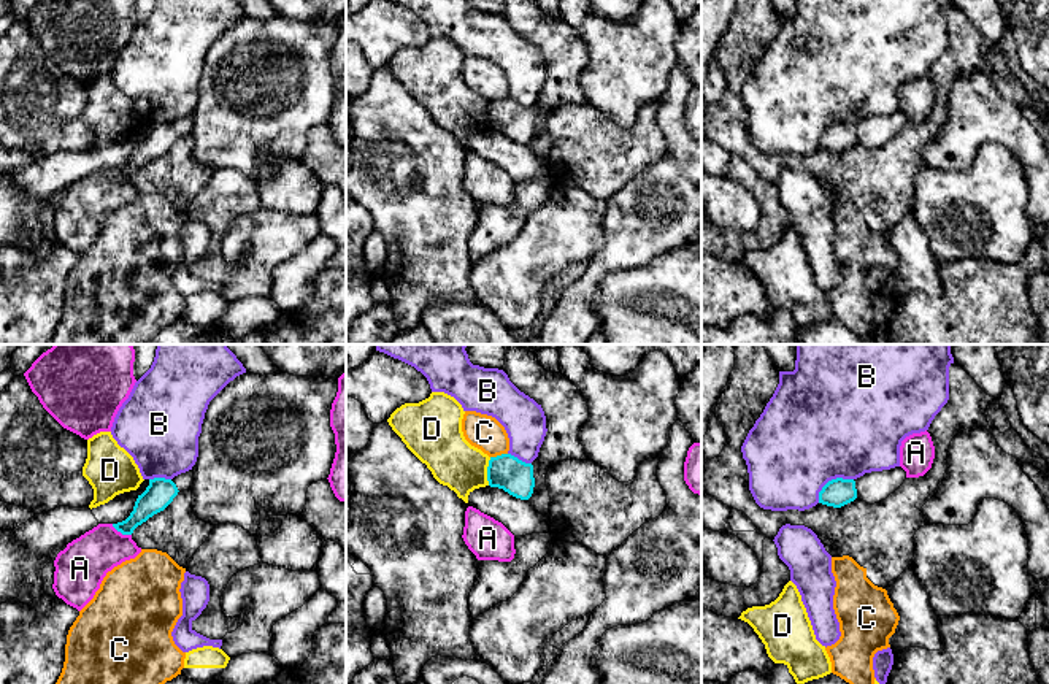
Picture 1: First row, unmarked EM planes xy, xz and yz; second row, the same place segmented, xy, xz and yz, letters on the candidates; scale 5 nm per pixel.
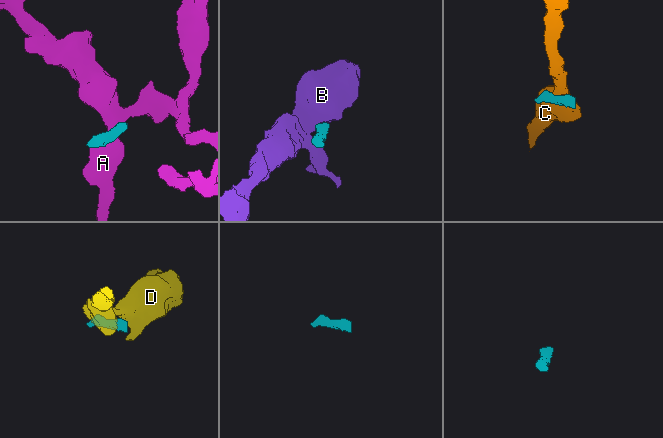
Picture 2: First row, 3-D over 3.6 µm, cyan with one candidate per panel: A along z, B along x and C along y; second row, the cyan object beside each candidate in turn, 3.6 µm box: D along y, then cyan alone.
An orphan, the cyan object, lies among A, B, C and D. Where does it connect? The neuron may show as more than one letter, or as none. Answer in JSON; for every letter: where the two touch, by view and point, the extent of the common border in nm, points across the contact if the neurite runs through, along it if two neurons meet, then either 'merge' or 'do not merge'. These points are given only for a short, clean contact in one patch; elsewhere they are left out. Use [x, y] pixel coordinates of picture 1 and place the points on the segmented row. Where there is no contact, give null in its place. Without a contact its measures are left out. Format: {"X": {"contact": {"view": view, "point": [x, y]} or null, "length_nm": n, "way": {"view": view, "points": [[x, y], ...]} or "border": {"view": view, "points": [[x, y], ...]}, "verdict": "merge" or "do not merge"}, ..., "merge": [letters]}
{"A": {"contact": {"view": "xy", "point": [121, 532]}, "length_nm": 120, "border": {"view": "xy", "points": [[111, 524], [122, 534], [130, 535]]}, "verdict": "do not merge"}, "B": {"contact": {"view": "yz", "point": [832, 480]}, "length_nm": 220, "border": {"view": "yz", "points": [[853, 478], [832, 478], [819, 492], [818, 502]]}, "verdict": "do not merge"}, "C": {"contact": {"view": "xz", "point": [499, 456]}, "length_nm": 90, "border": {"view": "xz", "points": [[507, 453], [491, 457]]}, "verdict": "do not merge"}, "D": {"contact": {"view": "xz", "point": [487, 472]}, "length_nm": 140, "verdict": "do not merge"}, "merge": []}

